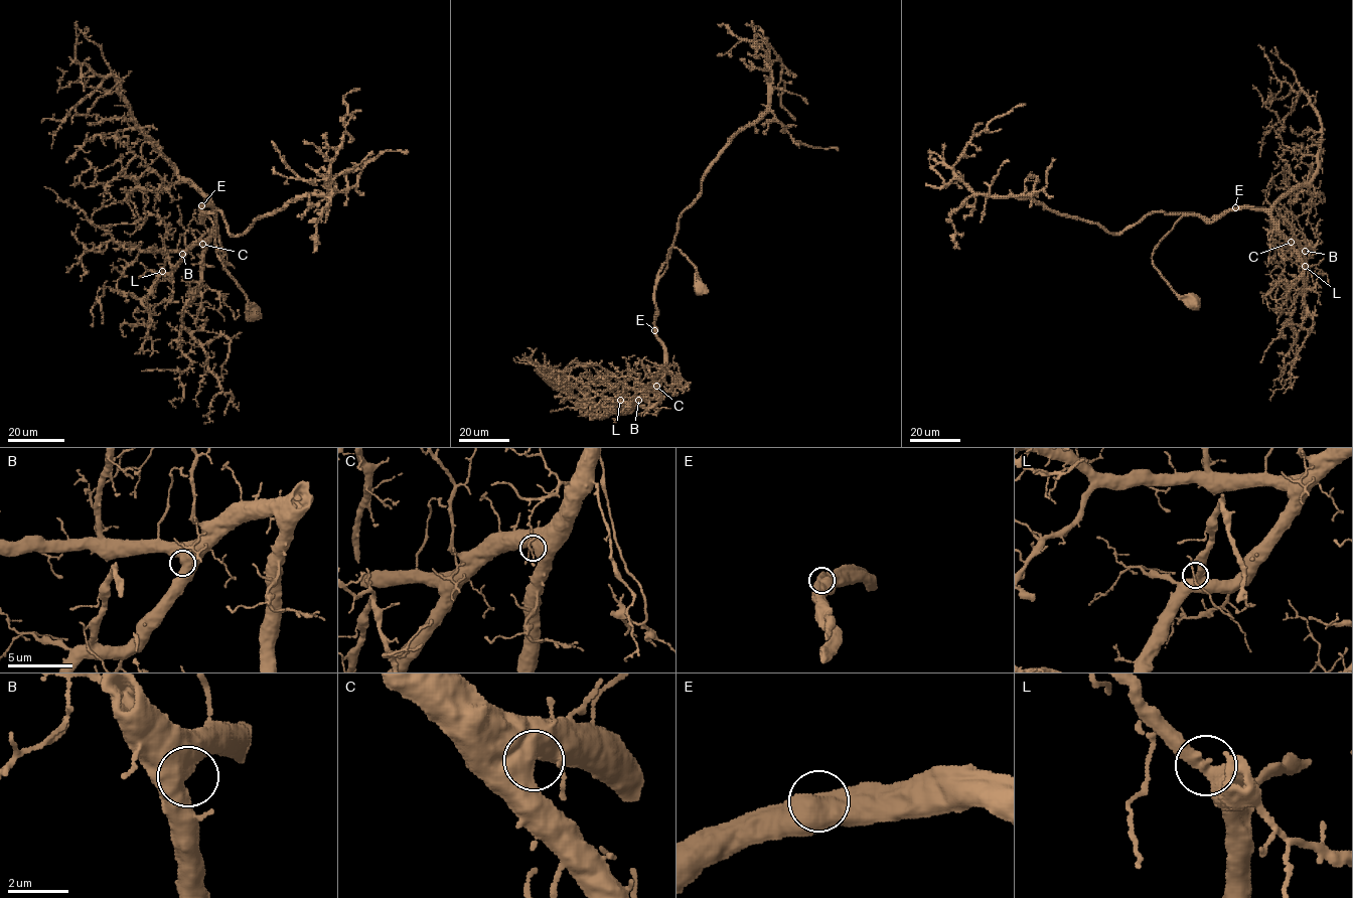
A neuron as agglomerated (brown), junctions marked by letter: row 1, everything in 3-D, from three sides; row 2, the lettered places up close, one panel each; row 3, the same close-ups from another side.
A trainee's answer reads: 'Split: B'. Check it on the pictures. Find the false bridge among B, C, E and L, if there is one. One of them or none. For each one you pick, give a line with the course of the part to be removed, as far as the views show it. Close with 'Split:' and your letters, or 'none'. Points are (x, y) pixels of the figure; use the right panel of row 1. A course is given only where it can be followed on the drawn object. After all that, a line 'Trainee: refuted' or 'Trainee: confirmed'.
Split: none
Trainee: refuted

